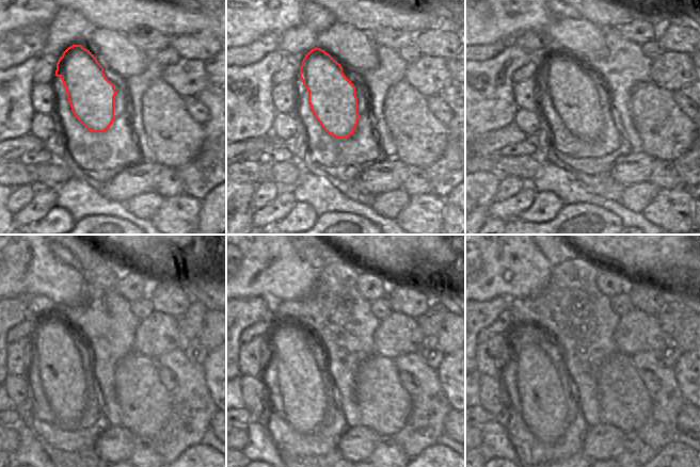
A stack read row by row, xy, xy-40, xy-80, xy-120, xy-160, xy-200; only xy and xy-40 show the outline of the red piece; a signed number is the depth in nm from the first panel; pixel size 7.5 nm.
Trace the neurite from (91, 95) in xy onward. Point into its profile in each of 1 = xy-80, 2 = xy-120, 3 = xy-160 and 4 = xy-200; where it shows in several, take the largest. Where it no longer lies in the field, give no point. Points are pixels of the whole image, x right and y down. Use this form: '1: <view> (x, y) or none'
1: xy-80 (571, 86)
2: xy-120 (59, 364)
3: xy-160 (302, 374)
4: xy-200 (540, 377)

